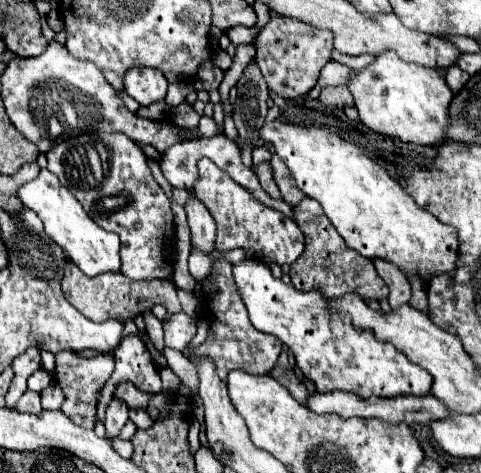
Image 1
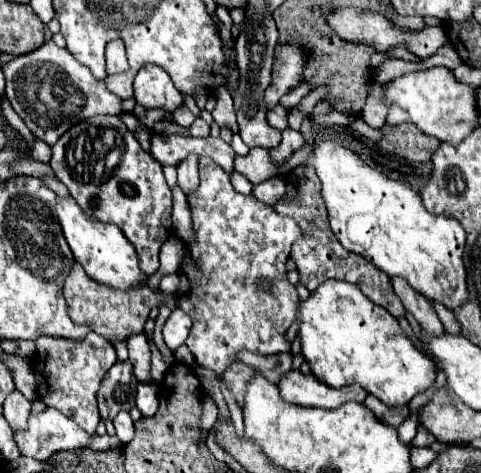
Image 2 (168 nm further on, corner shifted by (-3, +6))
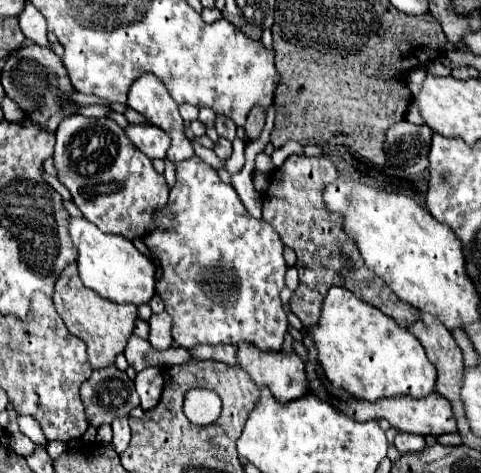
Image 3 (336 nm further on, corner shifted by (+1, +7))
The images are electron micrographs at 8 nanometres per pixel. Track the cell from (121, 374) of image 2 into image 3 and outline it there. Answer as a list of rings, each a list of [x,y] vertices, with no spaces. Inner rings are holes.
[[[114,365],[96,369],[82,385],[80,397],[86,407],[86,417],[94,427],[112,423],[116,417],[128,415],[130,409],[138,405],[134,381],[126,371],[120,371]]]

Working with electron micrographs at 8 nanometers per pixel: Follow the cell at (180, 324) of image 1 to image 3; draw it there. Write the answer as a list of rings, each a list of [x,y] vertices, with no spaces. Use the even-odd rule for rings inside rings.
[[[162,311],[158,315],[152,315],[148,323],[150,323],[150,337],[148,337],[150,345],[158,351],[168,349],[174,341],[172,339],[172,317],[166,311]]]

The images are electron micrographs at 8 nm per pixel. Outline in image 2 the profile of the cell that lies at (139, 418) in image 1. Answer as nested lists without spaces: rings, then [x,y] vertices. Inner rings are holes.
[[[140,382],[138,384],[136,406],[142,412],[142,416],[156,414],[156,410],[158,410],[158,386],[156,386],[156,382]]]

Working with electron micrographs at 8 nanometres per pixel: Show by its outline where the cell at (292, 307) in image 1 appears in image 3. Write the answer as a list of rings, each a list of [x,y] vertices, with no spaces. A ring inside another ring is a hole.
[[[330,287],[316,325],[306,333],[318,351],[318,363],[334,387],[342,387],[358,399],[378,401],[384,397],[410,395],[416,399],[434,391],[436,367],[426,357],[422,343],[394,319],[364,303],[344,287]]]

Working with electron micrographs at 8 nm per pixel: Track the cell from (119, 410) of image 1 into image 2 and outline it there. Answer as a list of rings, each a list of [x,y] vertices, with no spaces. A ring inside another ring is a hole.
[[[120,412],[114,418],[114,426],[116,426],[116,436],[122,444],[128,444],[134,438],[134,424],[132,424],[132,418],[128,412]]]

